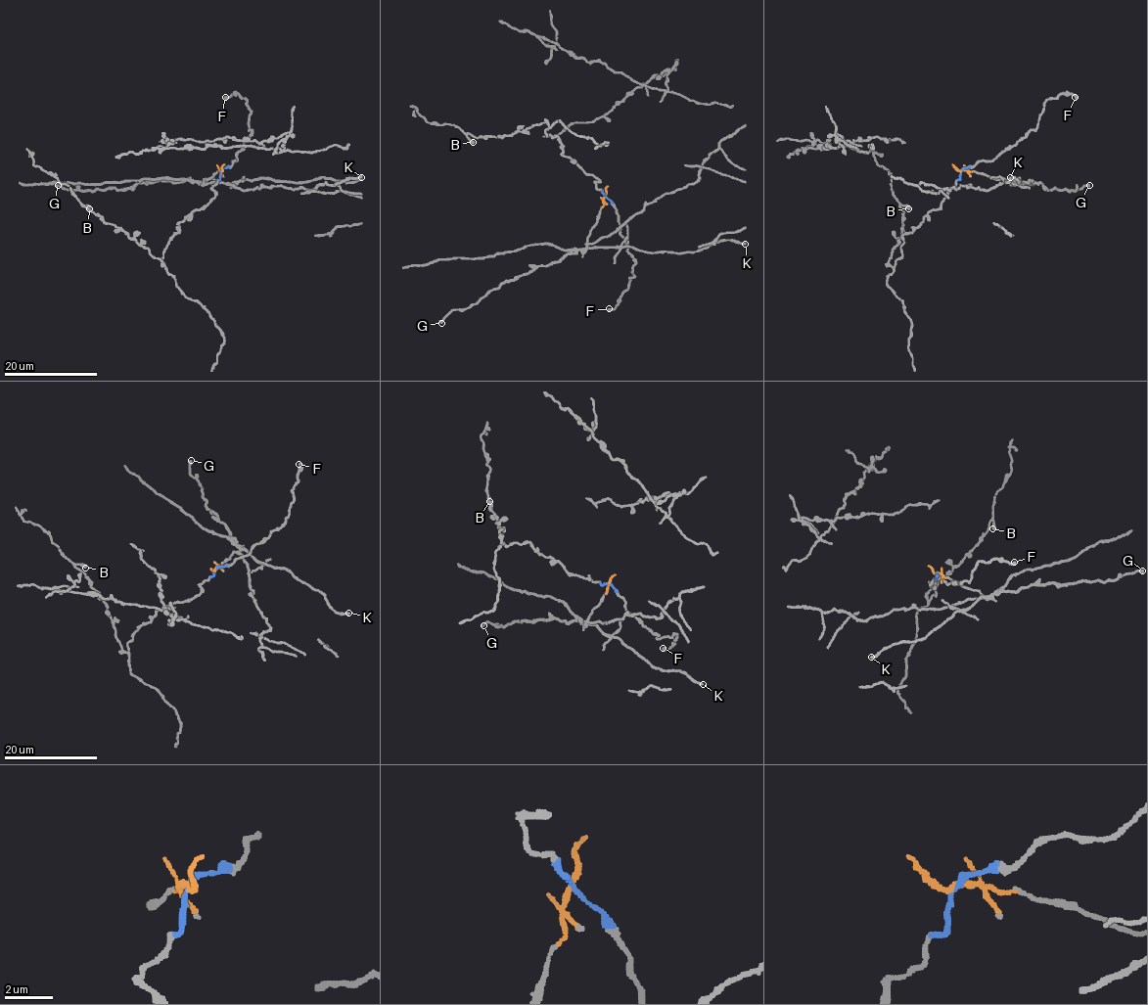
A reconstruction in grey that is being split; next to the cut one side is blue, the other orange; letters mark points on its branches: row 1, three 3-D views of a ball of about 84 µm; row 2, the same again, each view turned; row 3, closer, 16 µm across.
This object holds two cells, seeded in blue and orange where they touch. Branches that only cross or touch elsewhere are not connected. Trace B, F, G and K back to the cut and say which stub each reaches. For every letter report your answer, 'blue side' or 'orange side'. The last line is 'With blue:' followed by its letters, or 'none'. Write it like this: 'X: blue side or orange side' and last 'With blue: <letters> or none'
B: blue side
F: blue side
G: orange side
K: orange side
With blue: B, F

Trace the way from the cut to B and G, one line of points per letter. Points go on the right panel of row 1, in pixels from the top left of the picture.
B: (961, 170), (941, 206), (902, 236), (901, 255), (893, 266), (889, 259), (901, 235), (900, 205), (908, 208)
G: (961, 170), (985, 173), (1012, 184), (1015, 181), (1032, 181), (1046, 189), (1076, 190), (1088, 184)

